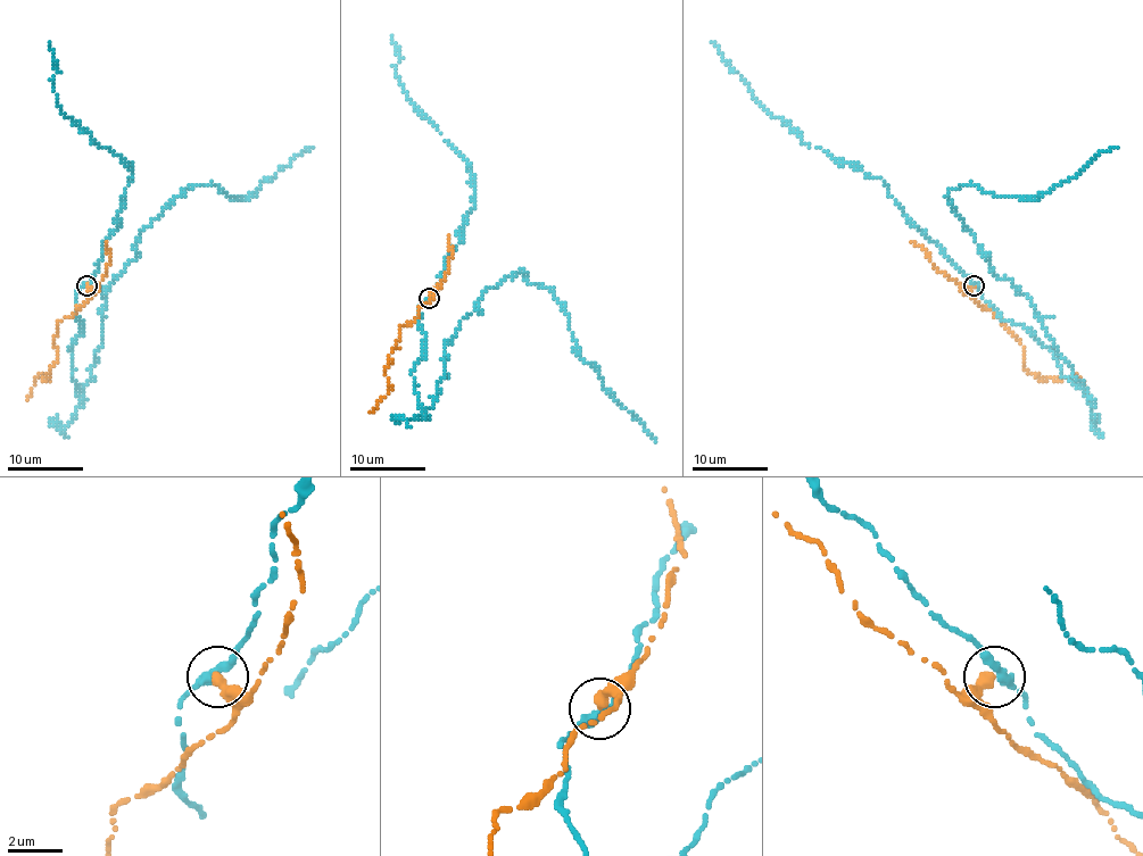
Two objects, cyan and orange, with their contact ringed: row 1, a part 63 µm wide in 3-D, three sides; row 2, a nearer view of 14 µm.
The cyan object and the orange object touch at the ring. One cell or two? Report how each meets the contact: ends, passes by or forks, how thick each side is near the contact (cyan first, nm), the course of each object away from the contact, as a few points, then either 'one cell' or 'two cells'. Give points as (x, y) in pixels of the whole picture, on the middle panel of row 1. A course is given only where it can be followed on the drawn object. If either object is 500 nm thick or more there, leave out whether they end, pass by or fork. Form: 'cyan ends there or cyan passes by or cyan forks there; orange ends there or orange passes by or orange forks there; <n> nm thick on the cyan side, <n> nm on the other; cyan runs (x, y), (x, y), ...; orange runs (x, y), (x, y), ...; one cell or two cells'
cyan passes by; orange ends there; 320 nm thick on the cyan side, 360 nm on the other; cyan runs (429, 298), (412, 373), (424, 409), (458, 323), (523, 269), (553, 292), (576, 350), (656, 441); orange runs (429, 298), (435, 296), (400, 326), (395, 345), (400, 349), (391, 349), (386, 367), (391, 390), (369, 413); two cells

